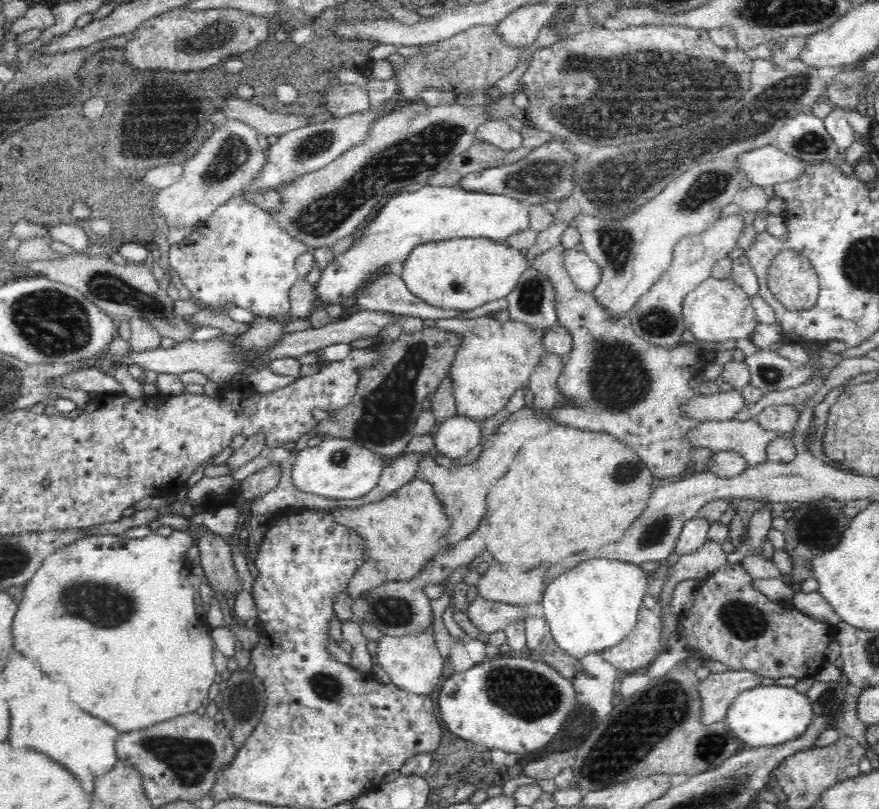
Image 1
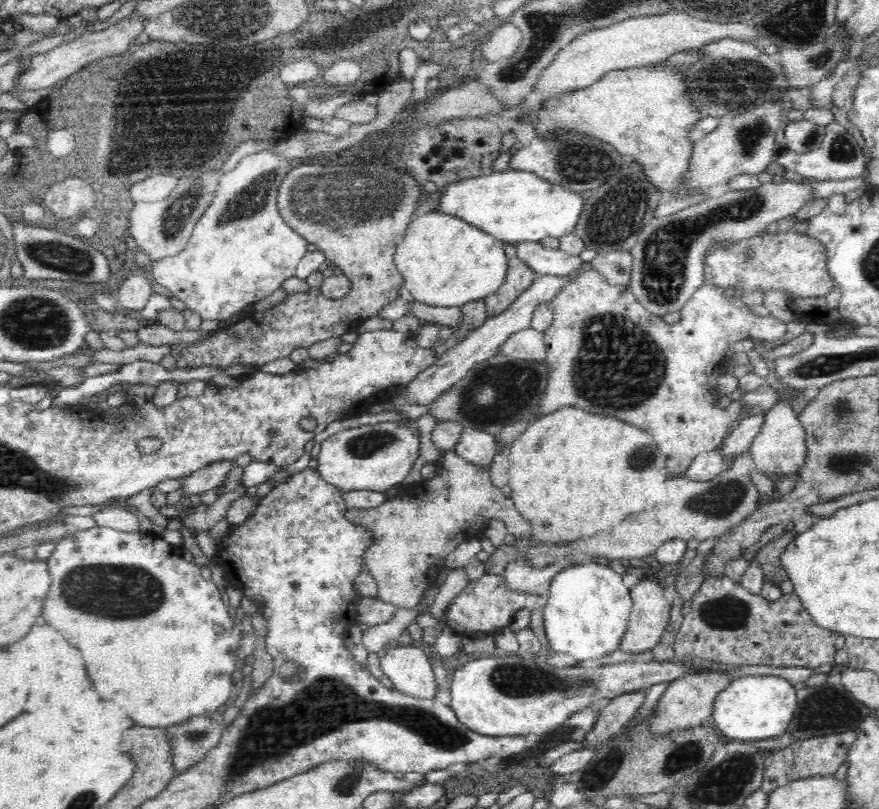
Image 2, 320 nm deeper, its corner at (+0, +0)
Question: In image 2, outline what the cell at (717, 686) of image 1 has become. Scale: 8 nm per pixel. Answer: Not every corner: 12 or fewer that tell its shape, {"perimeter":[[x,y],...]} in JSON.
{"perimeter":[[710,670],[670,681],[648,731],[701,725],[732,677]]}

